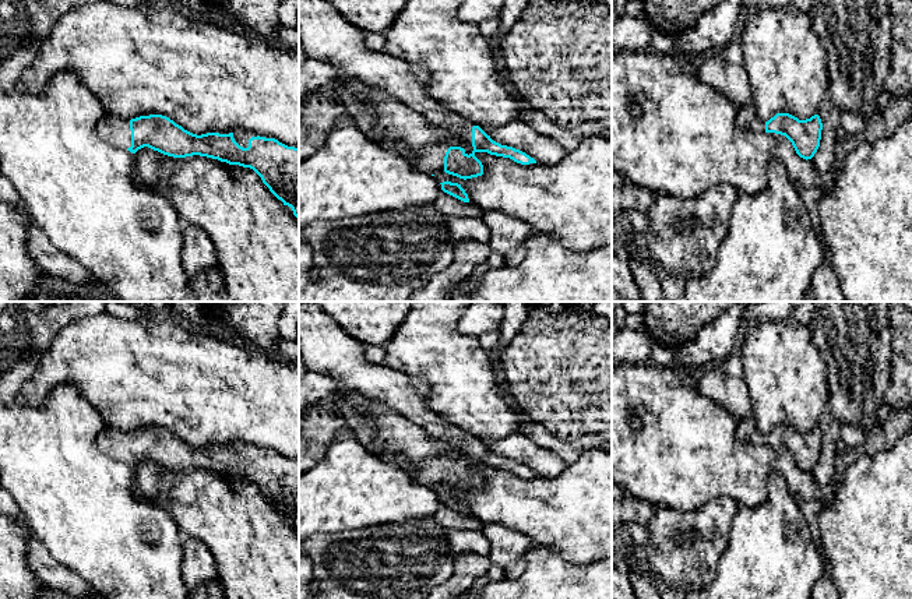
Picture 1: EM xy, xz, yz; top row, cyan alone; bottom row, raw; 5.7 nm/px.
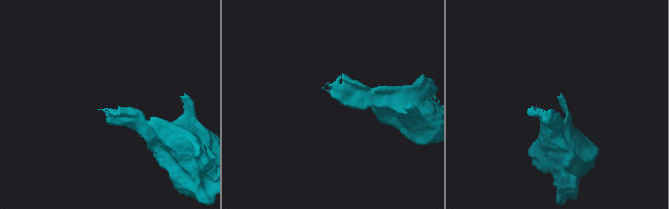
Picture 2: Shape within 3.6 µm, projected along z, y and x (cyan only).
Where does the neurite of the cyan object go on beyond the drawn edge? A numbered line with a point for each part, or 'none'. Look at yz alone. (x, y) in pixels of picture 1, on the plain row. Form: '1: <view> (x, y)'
1: yz (747, 433)

